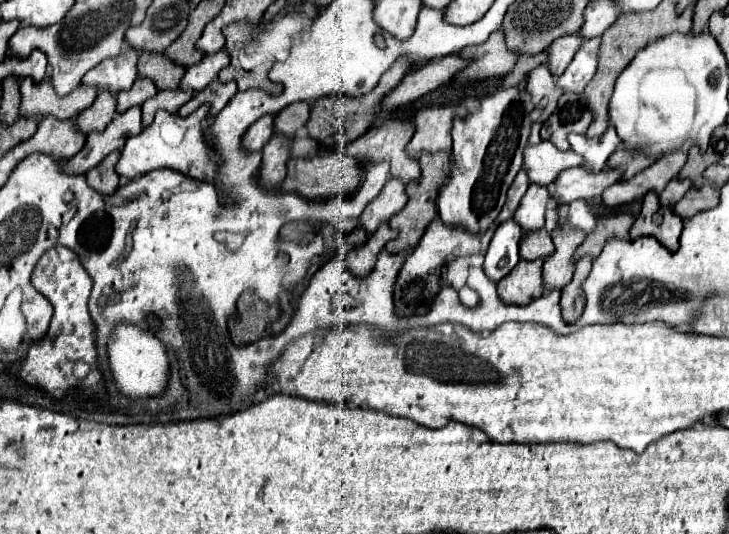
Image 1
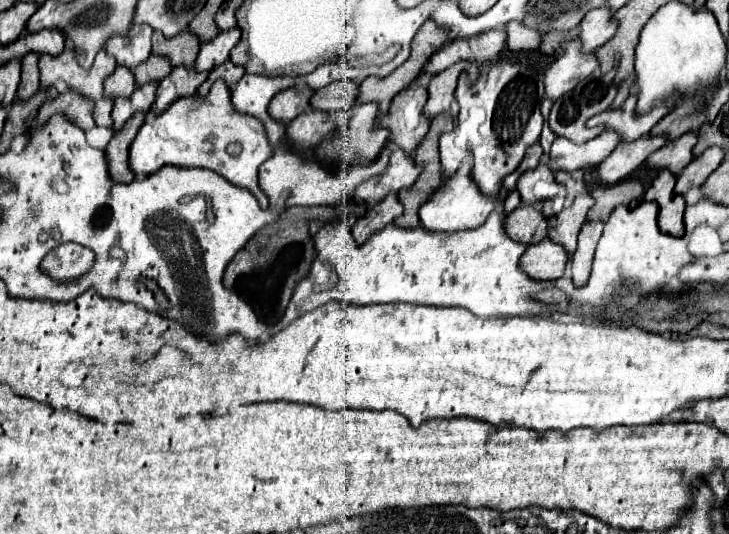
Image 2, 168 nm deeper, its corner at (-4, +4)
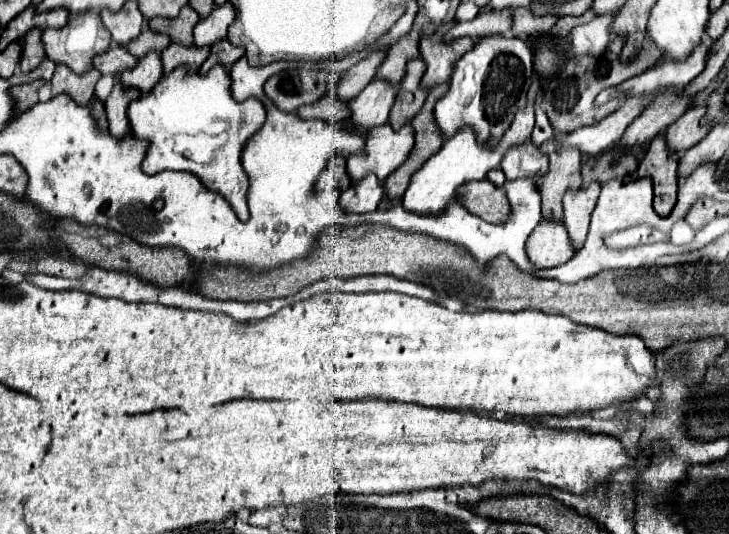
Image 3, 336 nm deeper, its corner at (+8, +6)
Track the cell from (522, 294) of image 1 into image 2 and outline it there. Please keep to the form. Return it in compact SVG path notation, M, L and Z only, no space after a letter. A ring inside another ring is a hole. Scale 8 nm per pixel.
M550 239L534 243L520 259L520 267L532 279L558 279L564 275L564 267L570 261L566 249Z

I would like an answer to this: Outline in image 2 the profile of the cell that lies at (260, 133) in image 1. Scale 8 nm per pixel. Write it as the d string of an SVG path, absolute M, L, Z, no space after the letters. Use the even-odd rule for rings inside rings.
M296 87L284 89L284 91L274 95L268 111L276 121L288 125L294 117L298 117L300 113L310 109L312 95L314 95L314 89L304 89L304 91L298 91Z

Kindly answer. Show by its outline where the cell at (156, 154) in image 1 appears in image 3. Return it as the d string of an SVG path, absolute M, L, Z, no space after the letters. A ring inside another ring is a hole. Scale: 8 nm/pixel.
M222 65L212 67L208 75L198 75L186 67L176 67L172 73L164 75L148 95L142 95L138 101L132 101L128 107L128 121L130 121L132 135L140 141L148 141L148 151L142 159L142 171L146 175L154 175L166 169L194 173L202 179L202 183L208 189L222 193L232 203L232 209L242 221L250 219L250 211L246 203L250 181L242 167L242 151L248 139L252 139L252 135L260 131L264 119L266 119L266 111L258 99L246 99L242 103L236 103L232 99L230 75Z

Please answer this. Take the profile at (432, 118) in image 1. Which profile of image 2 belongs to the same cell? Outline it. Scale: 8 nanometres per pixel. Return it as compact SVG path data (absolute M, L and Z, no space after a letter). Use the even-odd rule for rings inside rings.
M460 61L444 69L442 73L434 75L428 85L428 103L424 107L424 113L428 117L436 117L438 113L452 113L456 117L458 103L456 103L454 91L456 91L458 77L462 71L478 71L478 69L480 69L480 63L476 61Z

